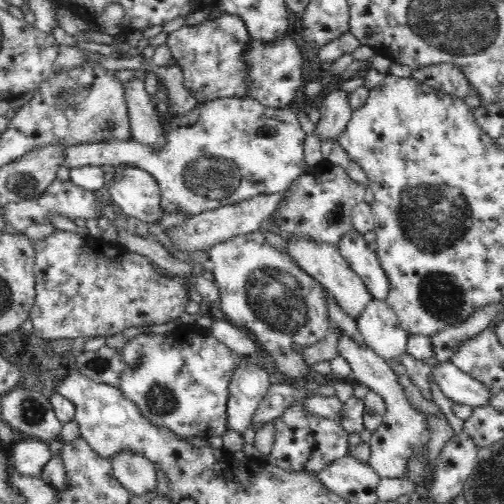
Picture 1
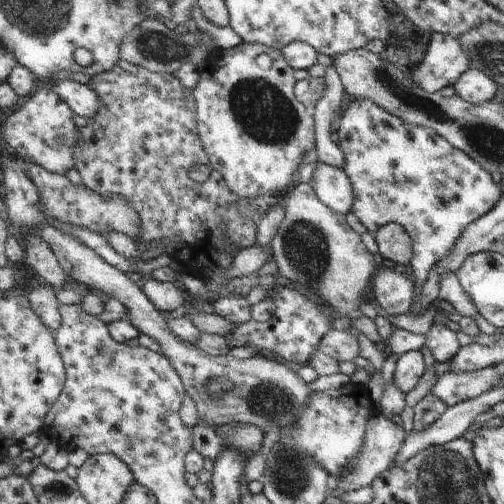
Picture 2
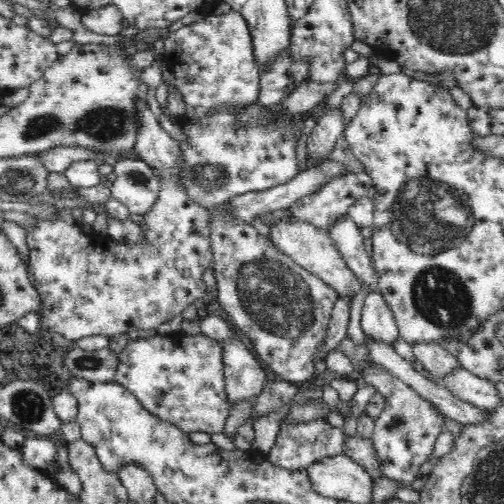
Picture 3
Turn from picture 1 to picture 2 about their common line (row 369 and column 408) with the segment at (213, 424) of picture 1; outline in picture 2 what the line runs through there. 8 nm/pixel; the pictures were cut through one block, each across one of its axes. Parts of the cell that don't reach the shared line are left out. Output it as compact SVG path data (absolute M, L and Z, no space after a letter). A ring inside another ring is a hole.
M351 100L337 120L335 142L345 154L343 170L351 176L357 202L353 214L369 228L371 234L379 232L387 224L401 224L413 240L413 272L419 290L429 280L433 268L451 252L463 230L477 218L489 214L499 202L499 184L493 184L489 174L475 164L467 154L453 148L441 134L433 128L413 126L399 116L377 106L373 100Z

